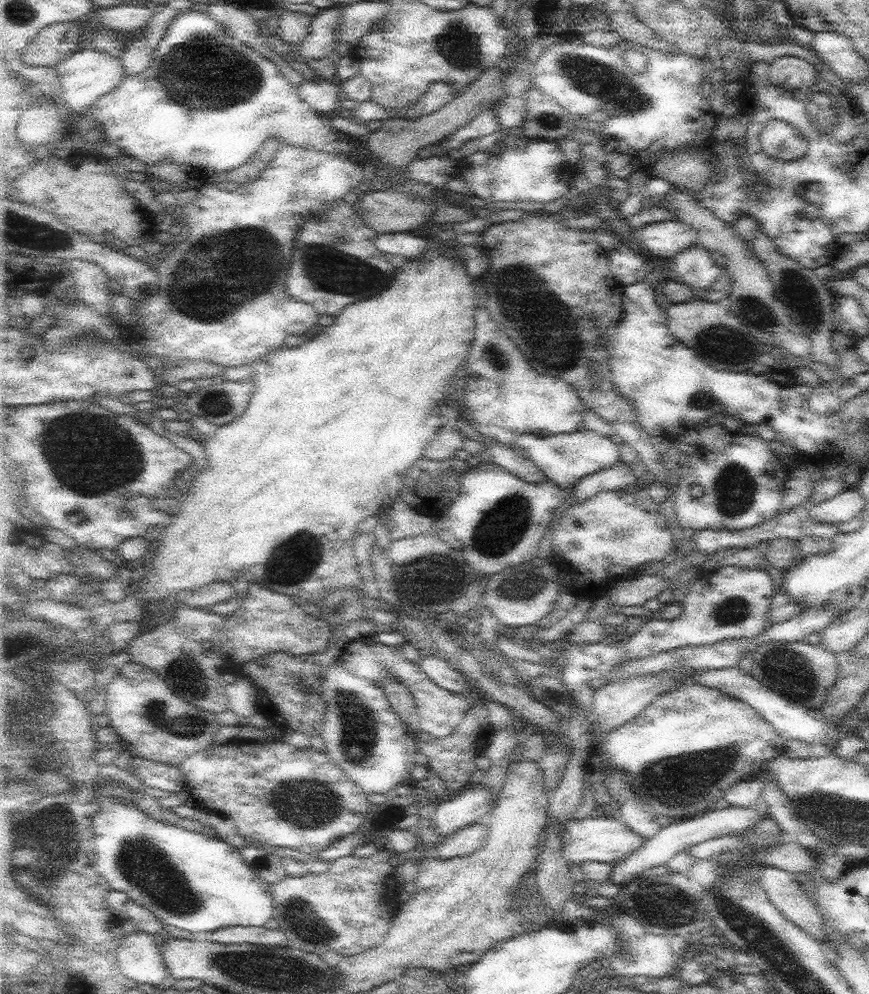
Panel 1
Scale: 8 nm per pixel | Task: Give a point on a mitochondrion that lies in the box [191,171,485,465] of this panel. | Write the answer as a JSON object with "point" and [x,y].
{"point":[333,268]}

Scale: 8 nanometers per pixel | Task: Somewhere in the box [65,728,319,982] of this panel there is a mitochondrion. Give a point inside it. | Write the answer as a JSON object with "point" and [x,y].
{"point":[142,862]}

